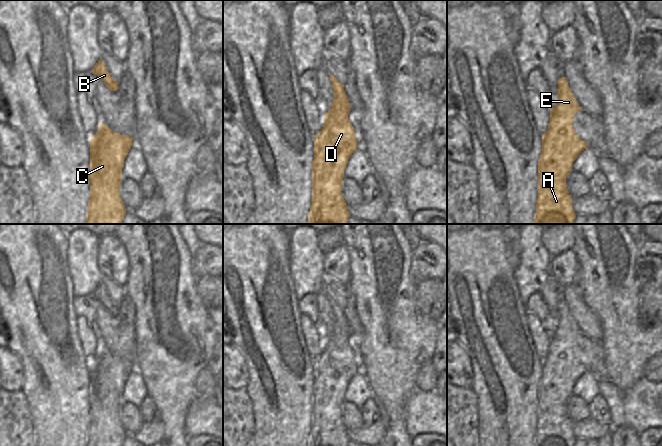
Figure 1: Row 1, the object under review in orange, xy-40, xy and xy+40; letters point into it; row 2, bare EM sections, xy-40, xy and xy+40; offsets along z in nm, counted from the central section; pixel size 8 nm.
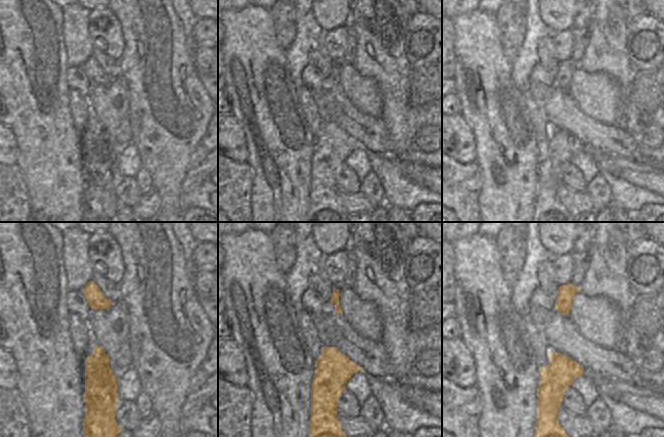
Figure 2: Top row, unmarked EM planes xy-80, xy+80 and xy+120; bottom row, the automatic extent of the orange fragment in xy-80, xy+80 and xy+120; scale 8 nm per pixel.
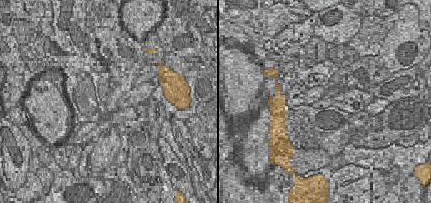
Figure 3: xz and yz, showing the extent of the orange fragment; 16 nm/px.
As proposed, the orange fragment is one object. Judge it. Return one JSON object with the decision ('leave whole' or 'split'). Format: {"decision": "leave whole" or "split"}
{"decision": "split"}

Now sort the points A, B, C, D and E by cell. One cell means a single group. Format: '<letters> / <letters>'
A C D / B E

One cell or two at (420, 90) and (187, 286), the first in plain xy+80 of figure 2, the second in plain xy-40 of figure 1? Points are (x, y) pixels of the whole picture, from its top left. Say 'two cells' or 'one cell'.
two cells

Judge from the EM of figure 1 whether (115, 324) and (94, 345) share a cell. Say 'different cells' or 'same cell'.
different cells

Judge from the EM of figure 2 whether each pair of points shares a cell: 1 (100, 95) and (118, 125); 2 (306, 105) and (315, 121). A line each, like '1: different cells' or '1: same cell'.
1: same cell
2: same cell

